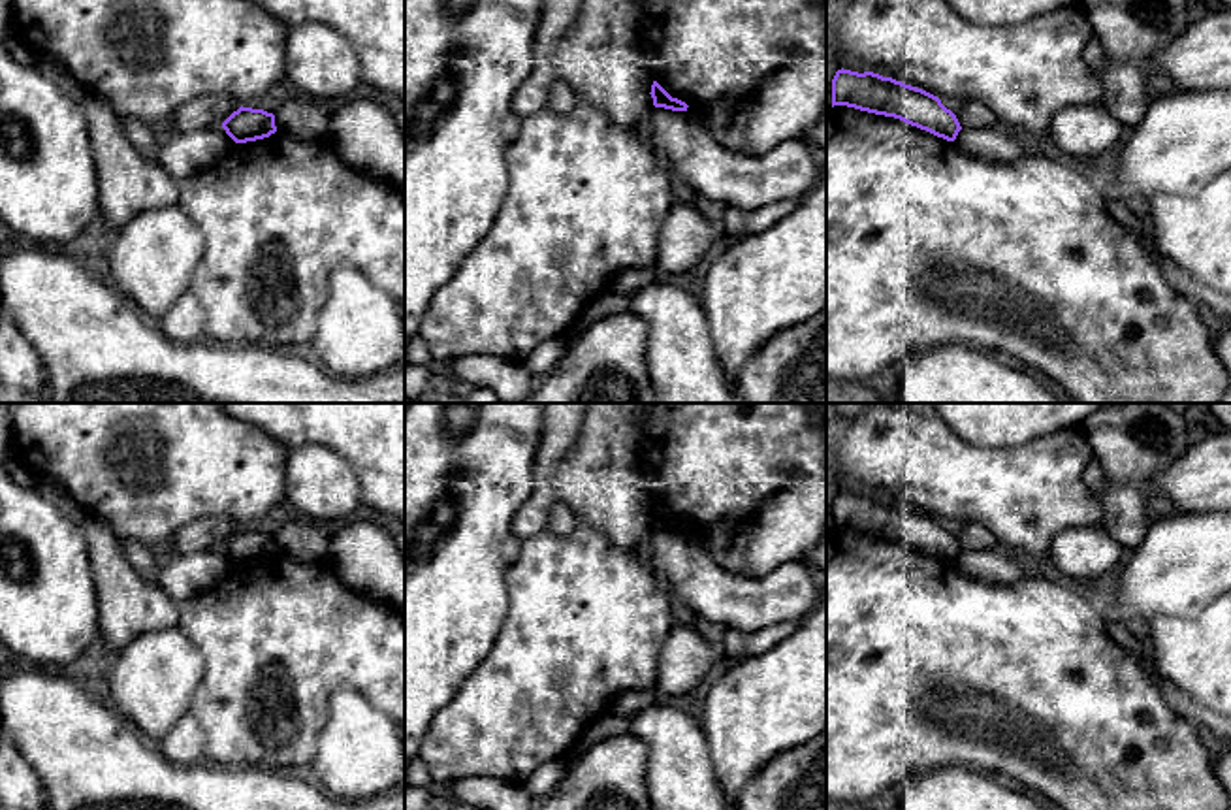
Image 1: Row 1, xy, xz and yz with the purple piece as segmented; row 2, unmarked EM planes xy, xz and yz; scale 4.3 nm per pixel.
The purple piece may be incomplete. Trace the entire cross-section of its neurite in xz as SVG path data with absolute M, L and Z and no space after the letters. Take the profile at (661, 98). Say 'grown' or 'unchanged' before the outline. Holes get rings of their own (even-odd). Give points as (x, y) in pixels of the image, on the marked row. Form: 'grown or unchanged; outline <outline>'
unchanged; outline M653 81L649 94L655 107L664 107L672 111L687 111L689 107L685 102L672 98L657 81Z

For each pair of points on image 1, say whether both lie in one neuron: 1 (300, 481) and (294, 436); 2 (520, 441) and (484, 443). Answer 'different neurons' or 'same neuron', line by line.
1: different neurons
2: same neuron

